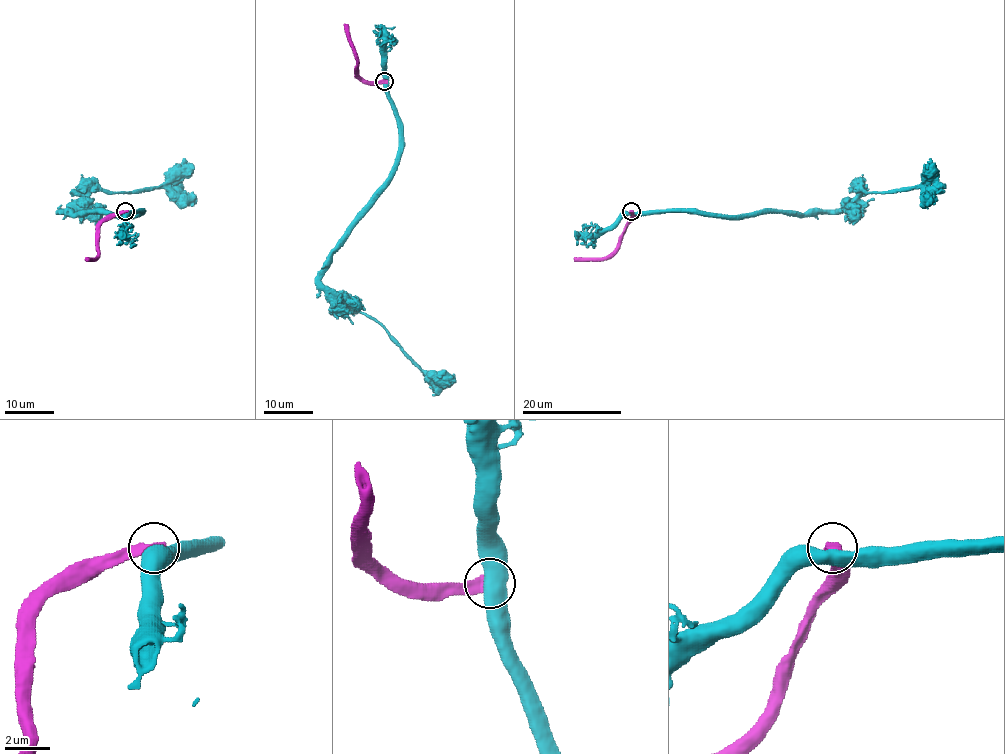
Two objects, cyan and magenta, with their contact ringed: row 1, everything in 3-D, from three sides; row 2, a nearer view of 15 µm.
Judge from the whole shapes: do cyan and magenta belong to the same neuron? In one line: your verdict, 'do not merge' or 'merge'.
do not merge

